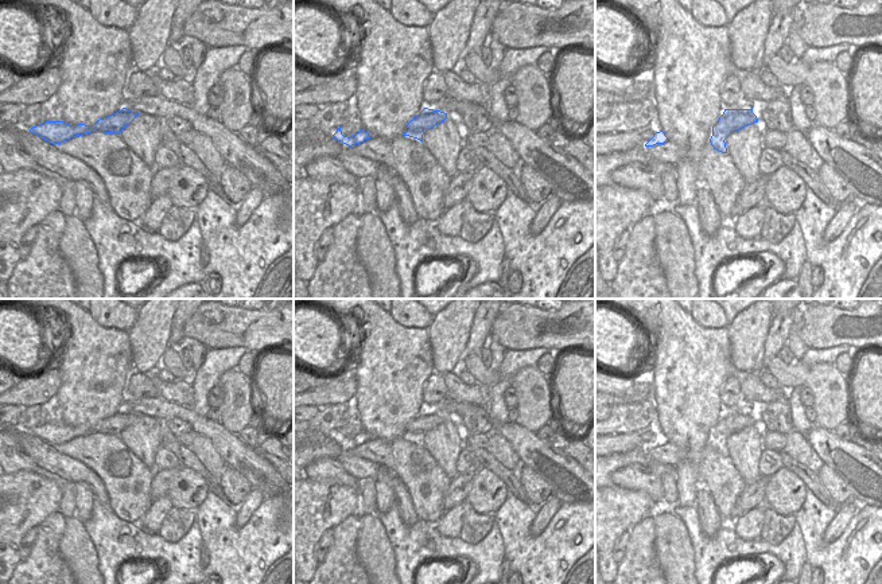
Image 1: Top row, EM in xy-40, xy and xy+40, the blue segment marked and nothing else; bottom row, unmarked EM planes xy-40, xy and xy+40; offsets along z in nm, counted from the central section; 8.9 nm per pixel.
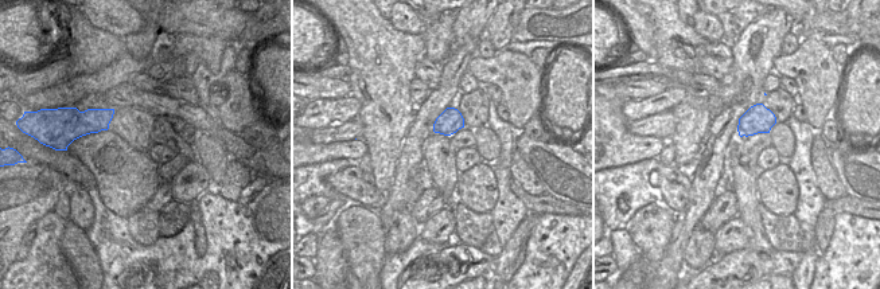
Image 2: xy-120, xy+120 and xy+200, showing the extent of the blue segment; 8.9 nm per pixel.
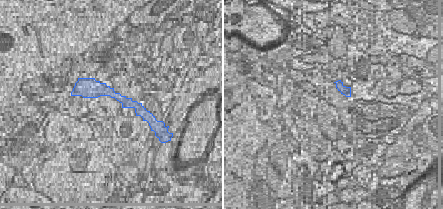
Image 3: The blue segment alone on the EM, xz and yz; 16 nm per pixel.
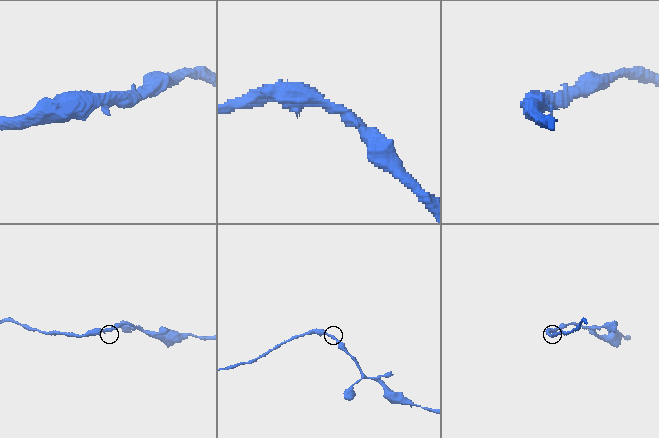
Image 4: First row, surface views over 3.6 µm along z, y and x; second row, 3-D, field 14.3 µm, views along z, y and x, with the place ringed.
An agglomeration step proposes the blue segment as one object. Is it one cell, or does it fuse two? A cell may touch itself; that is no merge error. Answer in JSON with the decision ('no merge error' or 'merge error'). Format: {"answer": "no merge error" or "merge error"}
{"answer": "no merge error"}

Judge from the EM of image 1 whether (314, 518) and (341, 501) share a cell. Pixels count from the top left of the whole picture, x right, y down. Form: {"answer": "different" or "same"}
{"answer": "same"}

